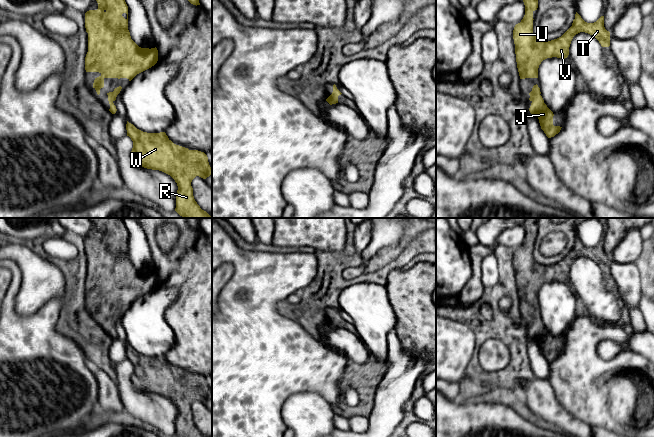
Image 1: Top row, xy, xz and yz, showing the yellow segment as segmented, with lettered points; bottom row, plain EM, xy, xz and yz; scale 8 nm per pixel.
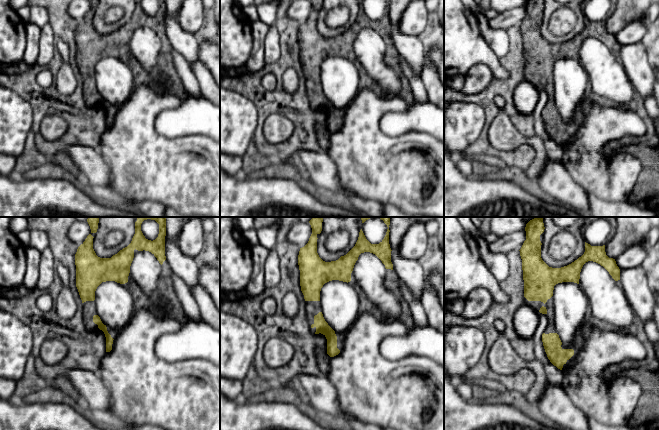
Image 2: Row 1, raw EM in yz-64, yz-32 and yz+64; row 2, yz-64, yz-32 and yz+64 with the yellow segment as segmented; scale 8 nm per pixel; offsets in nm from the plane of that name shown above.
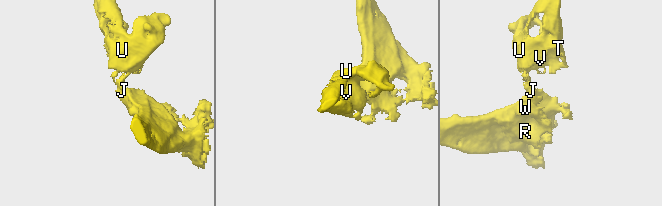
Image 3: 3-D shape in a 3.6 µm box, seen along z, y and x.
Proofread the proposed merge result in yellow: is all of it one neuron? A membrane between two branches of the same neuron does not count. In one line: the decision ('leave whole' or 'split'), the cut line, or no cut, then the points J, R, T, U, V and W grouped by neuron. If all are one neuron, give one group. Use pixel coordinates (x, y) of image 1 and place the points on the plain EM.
leave whole | no cut | J R T U V W

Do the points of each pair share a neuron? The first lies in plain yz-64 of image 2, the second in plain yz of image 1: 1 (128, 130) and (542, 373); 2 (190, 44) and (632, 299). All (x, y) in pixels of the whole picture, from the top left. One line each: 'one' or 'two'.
1: two
2: one

